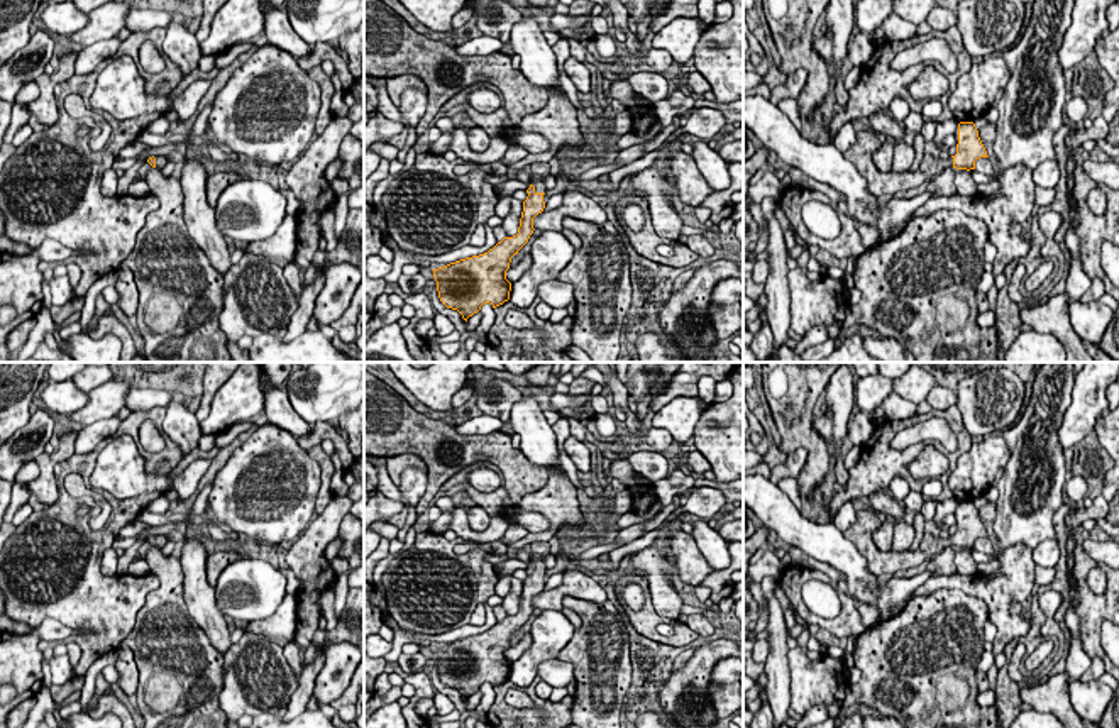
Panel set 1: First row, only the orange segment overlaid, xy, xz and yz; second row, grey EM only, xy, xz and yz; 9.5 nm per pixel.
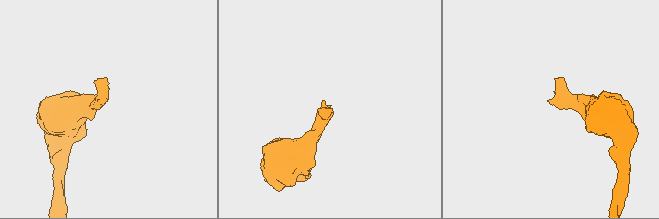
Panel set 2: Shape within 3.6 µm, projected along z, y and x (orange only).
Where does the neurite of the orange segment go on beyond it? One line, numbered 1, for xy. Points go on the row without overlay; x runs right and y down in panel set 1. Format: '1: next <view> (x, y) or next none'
1: next xy (159, 539)

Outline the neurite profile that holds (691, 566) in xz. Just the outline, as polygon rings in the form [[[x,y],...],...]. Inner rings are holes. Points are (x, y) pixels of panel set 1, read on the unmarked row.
[[[674,532],[667,550],[675,559],[675,572],[686,584],[699,586],[713,572],[691,533]]]

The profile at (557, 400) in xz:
[[[548,393],[550,405],[554,410],[560,411],[562,408],[576,408],[586,403],[586,396],[571,396],[564,393]]]

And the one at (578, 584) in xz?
[[[565,569],[562,584],[554,589],[538,593],[533,598],[533,608],[538,608],[542,611],[562,611],[562,599],[565,596],[572,596],[576,599],[584,599],[591,603],[608,601],[606,591],[593,577],[576,569]]]

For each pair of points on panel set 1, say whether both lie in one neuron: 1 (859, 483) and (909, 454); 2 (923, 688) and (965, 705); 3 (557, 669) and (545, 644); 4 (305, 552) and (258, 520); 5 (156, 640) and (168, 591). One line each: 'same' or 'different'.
1: same
2: same
3: different
4: different
5: same

